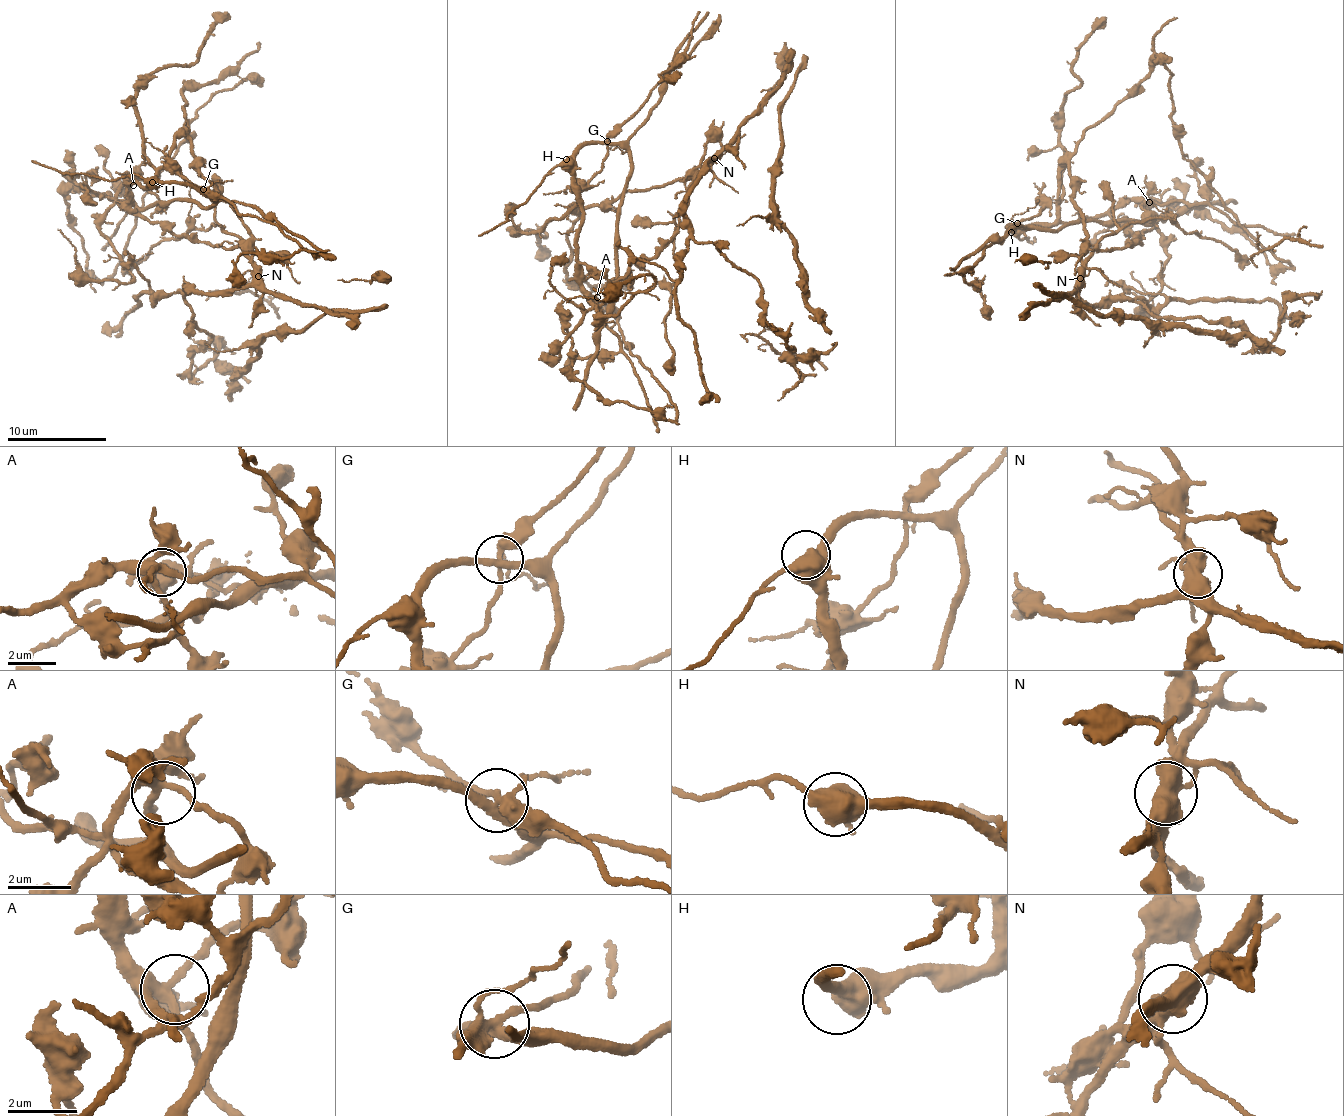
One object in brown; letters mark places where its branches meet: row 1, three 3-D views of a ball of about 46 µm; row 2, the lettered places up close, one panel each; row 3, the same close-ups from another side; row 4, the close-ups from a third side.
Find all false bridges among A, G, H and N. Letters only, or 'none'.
G, N

